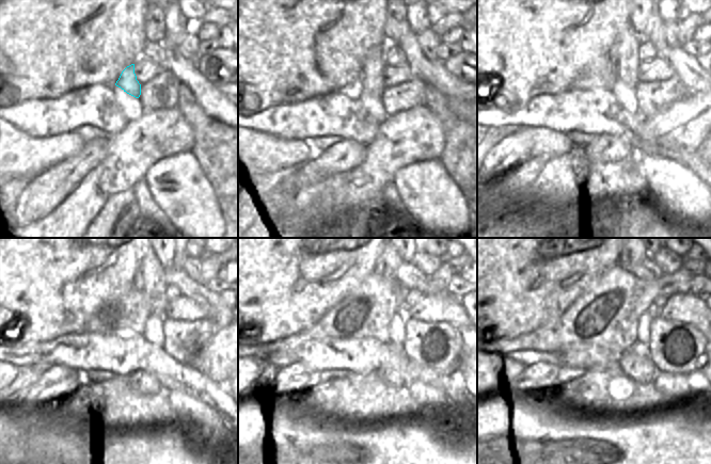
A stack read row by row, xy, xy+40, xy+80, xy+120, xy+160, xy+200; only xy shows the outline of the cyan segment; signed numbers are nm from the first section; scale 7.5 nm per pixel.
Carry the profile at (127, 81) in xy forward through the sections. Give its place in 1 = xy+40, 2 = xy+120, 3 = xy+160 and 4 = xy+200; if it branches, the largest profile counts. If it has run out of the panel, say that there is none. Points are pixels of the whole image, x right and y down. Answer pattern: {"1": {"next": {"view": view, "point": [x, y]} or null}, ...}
{"1": {"next": {"view": "xy+40", "point": [370, 78]}}, "2": {"next": {"view": "xy+120", "point": [149, 280]}}, "3": {"next": {"view": "xy+160", "point": [389, 262]}}, "4": {"next": {"view": "xy+200", "point": [626, 259]}}}

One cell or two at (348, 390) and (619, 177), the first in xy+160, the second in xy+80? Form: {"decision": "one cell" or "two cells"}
{"decision": "two cells"}

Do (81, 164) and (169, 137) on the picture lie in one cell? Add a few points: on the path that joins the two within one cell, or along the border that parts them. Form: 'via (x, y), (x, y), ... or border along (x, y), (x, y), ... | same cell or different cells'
via (103, 164), (115, 163), (147, 139) | same cell

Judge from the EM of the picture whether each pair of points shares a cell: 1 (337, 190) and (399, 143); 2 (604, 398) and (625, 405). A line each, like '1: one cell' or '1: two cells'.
1: one cell
2: two cells

